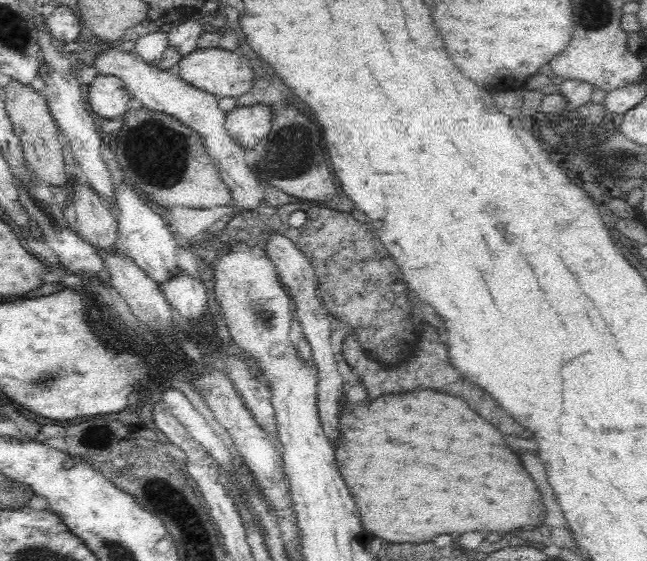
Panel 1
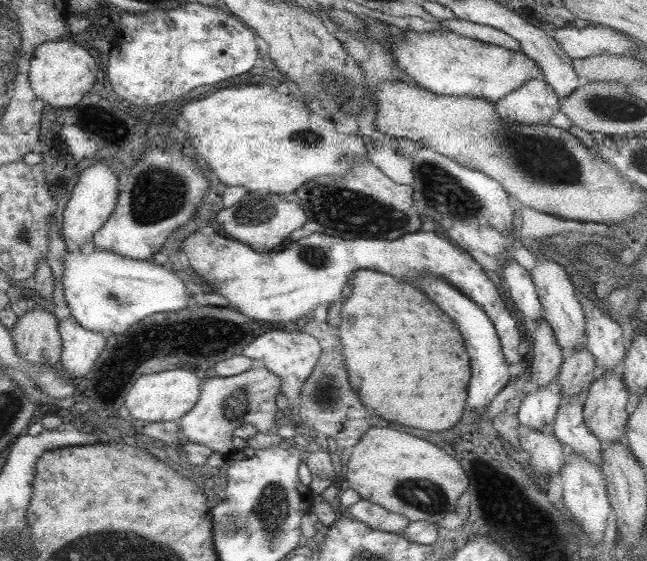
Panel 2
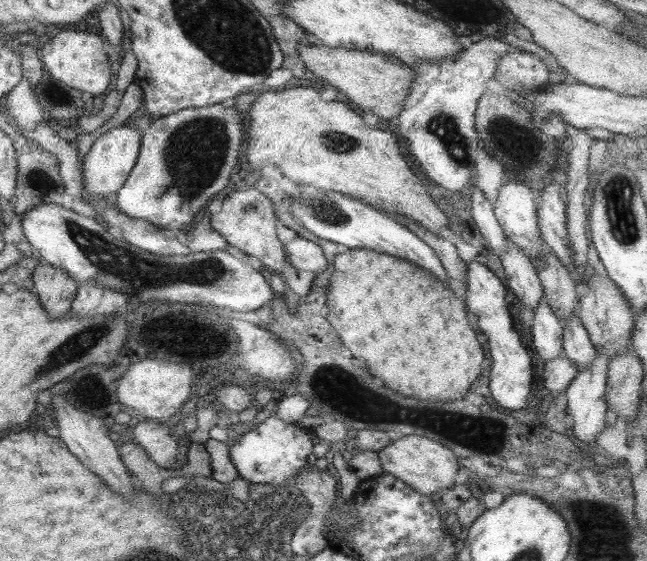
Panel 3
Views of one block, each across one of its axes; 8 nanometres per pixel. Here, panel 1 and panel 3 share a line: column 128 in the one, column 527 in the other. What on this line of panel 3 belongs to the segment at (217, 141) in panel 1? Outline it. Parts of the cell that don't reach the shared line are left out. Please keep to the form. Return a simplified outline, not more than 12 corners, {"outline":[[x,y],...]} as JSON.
{"outline":[[527,51],[499,60],[494,79],[511,92],[547,85],[548,68]]}

